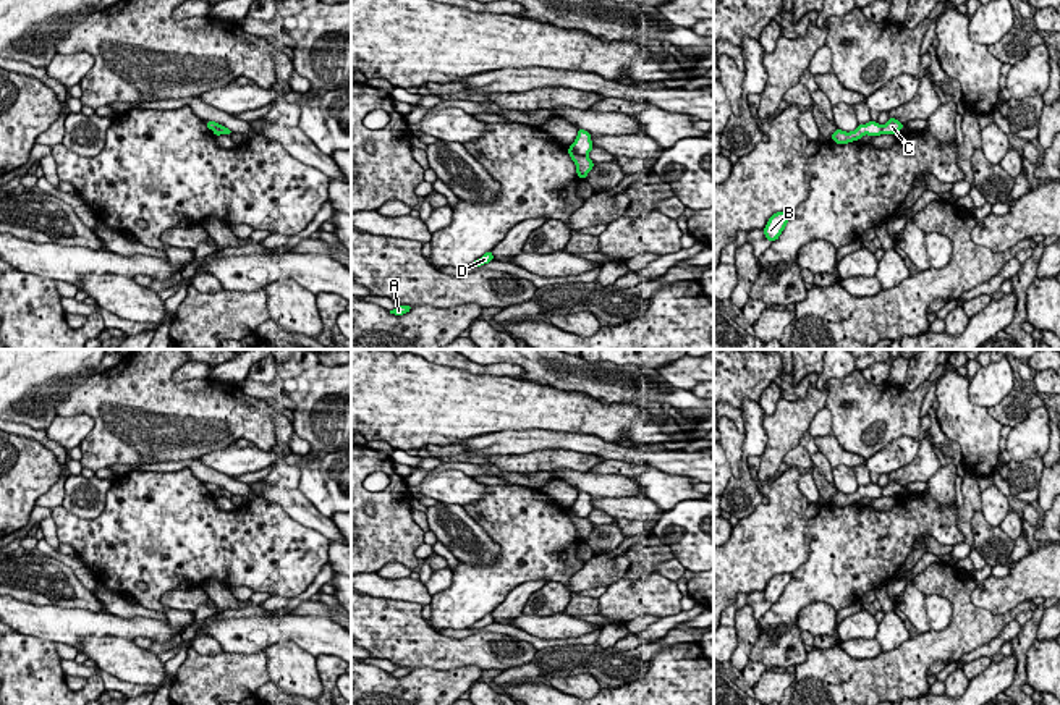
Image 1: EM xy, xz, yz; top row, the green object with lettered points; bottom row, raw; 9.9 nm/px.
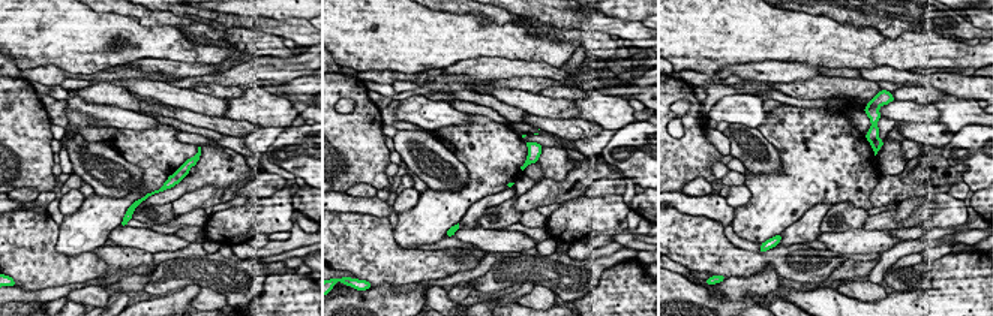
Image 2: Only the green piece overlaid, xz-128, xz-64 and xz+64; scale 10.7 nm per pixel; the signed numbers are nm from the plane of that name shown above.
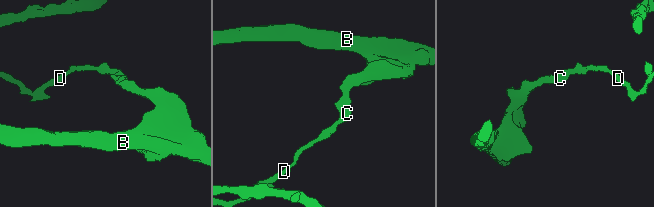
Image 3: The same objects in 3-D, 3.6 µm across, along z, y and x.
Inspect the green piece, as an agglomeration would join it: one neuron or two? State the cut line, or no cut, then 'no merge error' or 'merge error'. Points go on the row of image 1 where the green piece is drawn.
cut xz (570, 146), (578, 154), (586, 156); merge error

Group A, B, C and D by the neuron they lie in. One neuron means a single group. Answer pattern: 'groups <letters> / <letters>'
groups A C D / B

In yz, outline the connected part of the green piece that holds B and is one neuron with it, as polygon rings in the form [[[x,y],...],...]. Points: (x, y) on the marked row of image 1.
[[[788,210],[774,213],[764,228],[764,236],[770,243],[777,241],[778,236],[782,234],[782,231],[785,230],[790,217],[791,217],[791,212],[788,212]]]

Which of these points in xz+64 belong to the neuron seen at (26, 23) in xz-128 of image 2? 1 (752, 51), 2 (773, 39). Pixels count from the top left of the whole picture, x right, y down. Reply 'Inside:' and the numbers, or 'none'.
Inside: 1, 2

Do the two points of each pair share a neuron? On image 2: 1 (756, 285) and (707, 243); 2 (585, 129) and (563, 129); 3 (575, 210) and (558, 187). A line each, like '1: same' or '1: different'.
1: different
2: same
3: different

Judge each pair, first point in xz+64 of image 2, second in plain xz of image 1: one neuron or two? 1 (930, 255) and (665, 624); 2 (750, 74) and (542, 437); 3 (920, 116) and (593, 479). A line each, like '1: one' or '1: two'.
1: one
2: one
3: one

